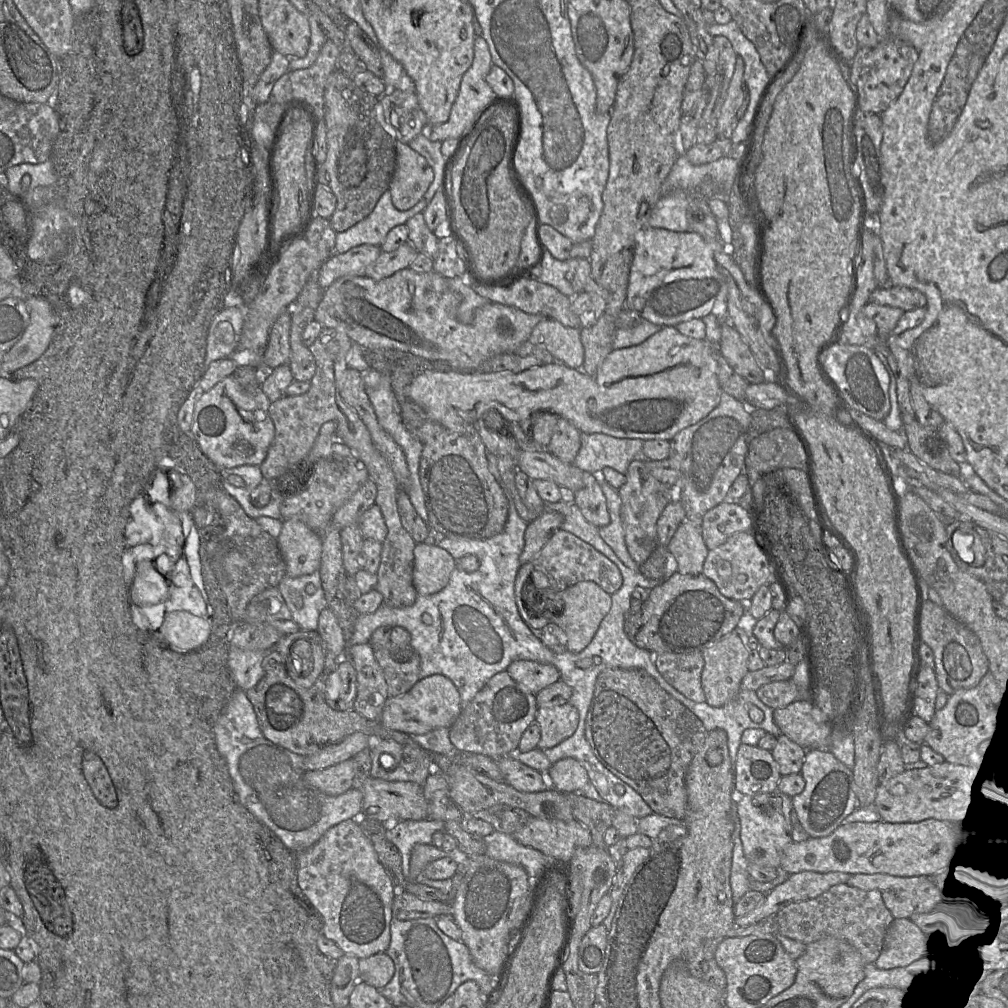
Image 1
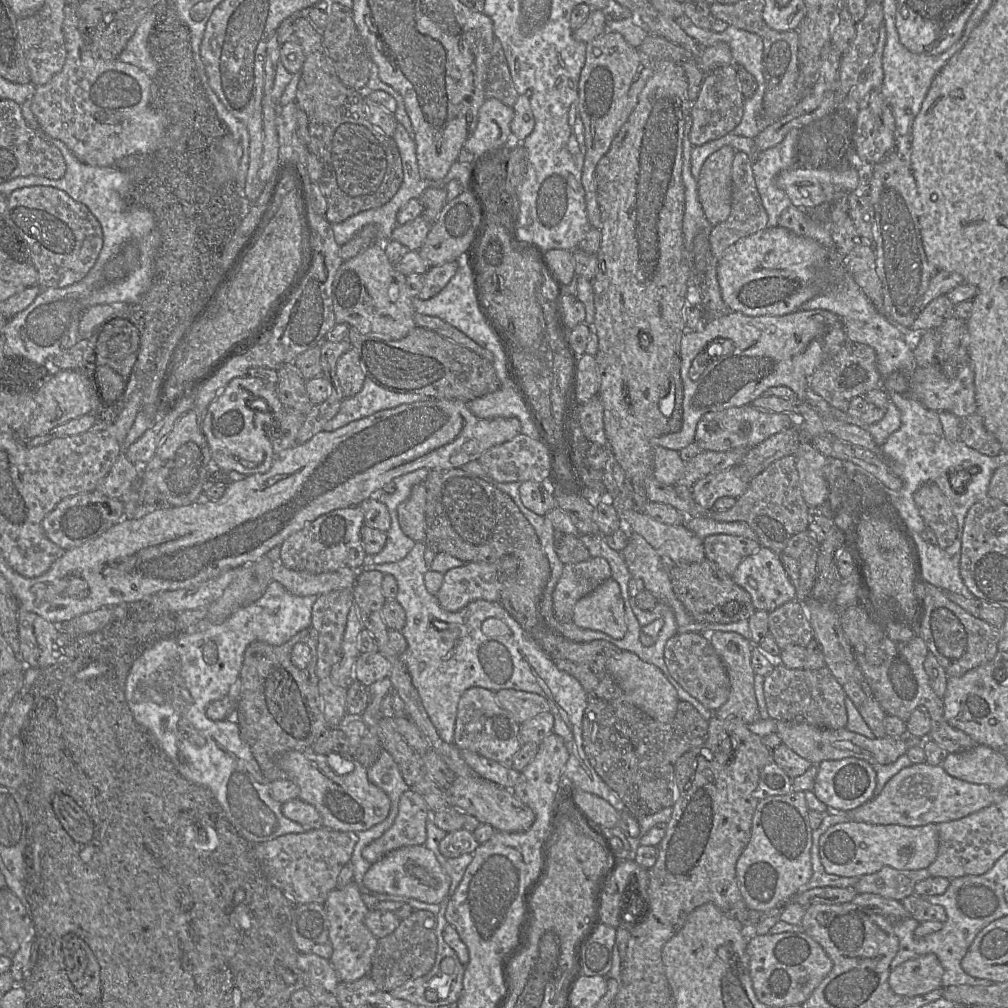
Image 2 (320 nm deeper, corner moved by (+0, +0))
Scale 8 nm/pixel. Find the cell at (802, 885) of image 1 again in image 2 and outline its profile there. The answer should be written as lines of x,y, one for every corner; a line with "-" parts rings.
885,866
878,872
863,875
854,884
858,894
873,893
885,898
902,901
913,895
915,885
931,877
928,869
900,871

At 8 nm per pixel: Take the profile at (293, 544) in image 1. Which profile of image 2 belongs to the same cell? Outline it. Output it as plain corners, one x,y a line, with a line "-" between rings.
278,561
272,568
272,581
282,584
288,592
296,596
320,596
336,590
352,589
358,571
341,568
332,572
311,573
289,569

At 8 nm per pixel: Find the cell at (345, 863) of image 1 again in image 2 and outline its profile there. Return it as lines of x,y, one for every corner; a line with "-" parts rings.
354,881
344,888
336,888
329,892
324,902
329,920
329,938
333,948
329,961
336,971
340,982
353,982
368,976
372,969
372,959
378,939
365,925
365,917
369,912
362,900
362,894

